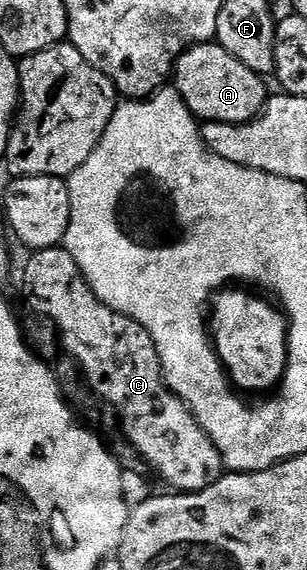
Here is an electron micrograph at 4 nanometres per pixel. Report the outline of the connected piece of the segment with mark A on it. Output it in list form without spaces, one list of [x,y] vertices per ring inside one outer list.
[[[215,41],[189,46],[187,51],[180,54],[174,68],[176,92],[180,94],[185,105],[192,110],[197,120],[204,123],[248,123],[251,119],[255,119],[270,98],[270,91],[264,88],[264,83],[265,80],[258,73],[242,65],[238,57],[226,53],[226,49]]]

